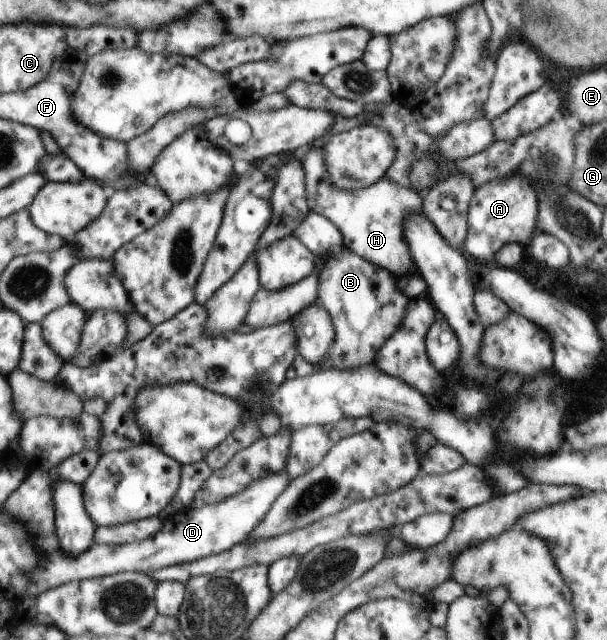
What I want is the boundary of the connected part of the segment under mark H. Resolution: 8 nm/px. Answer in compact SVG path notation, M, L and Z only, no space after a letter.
M313 146L312 148L301 149L298 152L298 159L306 176L307 204L310 212L327 217L341 231L344 246L368 263L384 268L392 274L405 273L407 269L411 269L413 273L417 271L414 267L414 260L411 258L409 249L402 237L402 224L409 214L422 209L421 195L417 194L411 187L405 188L398 185L394 180L389 180L387 175L380 182L362 189L344 190L343 188L337 188L330 178L323 147L315 148Z

